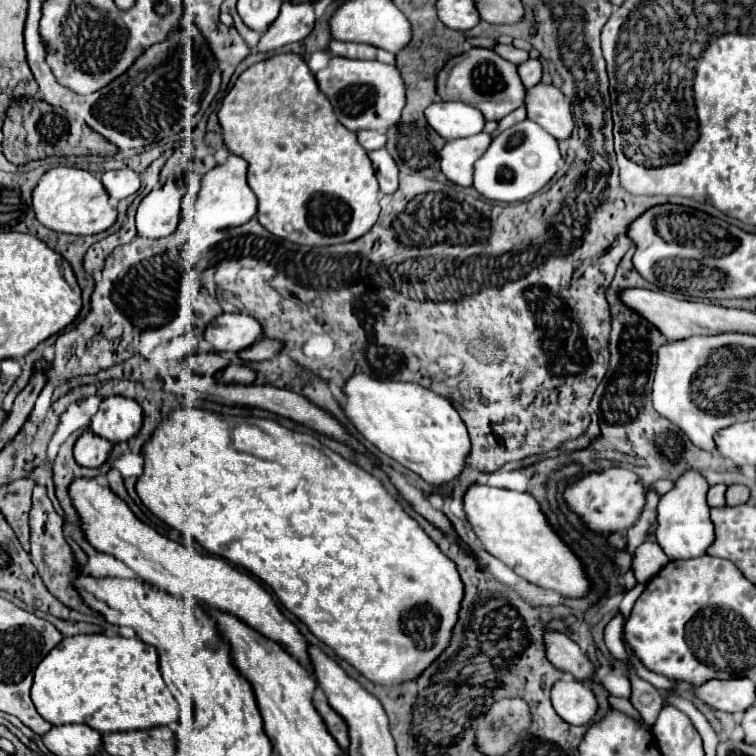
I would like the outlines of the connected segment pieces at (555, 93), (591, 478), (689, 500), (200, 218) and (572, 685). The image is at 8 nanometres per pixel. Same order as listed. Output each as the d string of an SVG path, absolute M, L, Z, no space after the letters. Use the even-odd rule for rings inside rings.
M538 84L526 92L528 118L540 124L556 140L568 140L574 130L570 100L556 88Z
M610 468L606 472L594 472L582 480L570 484L564 492L566 502L582 520L596 532L616 532L636 522L644 506L644 486L640 478L628 468Z
M688 470L676 480L674 488L660 498L656 540L670 560L688 560L688 558L704 556L712 546L714 526L710 520L710 508L706 504L706 492L708 492L708 482L704 480L704 476L694 470Z
M230 154L224 164L214 166L202 176L202 186L196 200L196 222L208 228L234 228L252 220L258 210L258 200L246 184L246 160Z
M562 680L552 688L552 706L562 720L572 726L586 726L598 714L598 700L594 692L582 682Z

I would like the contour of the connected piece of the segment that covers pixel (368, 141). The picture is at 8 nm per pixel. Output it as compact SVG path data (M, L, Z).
M362 130L362 132L358 132L358 142L366 148L366 152L382 150L382 148L386 148L386 134L380 134L374 130Z

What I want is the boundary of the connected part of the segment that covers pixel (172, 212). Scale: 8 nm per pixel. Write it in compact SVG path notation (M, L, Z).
M166 184L164 188L152 190L138 206L136 212L136 228L138 236L142 238L162 238L176 230L178 226L178 212L180 212L180 198L184 196L184 184Z

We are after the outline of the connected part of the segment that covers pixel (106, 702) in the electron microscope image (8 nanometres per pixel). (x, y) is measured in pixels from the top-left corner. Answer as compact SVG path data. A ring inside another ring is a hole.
M78 634L64 638L38 664L32 702L38 714L54 726L86 724L100 734L150 729L178 720L178 704L158 670L156 648L122 636Z

